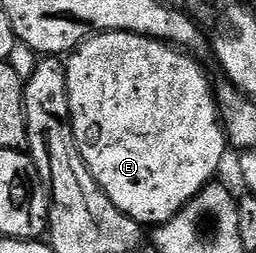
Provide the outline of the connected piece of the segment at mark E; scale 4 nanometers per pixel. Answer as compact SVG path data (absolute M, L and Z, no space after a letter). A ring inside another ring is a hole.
M113 32L97 33L87 38L72 50L66 61L68 106L72 116L72 134L76 140L76 146L80 149L80 154L90 175L94 175L98 187L102 187L102 191L106 191L110 203L114 203L114 207L118 207L118 211L122 211L127 217L137 221L141 227L164 225L170 219L174 219L174 215L178 215L178 211L182 211L182 207L186 207L186 203L190 199L194 199L194 195L198 195L198 191L202 191L205 185L215 178L212 176L219 171L220 164L224 161L226 138L214 100L214 89L210 81L208 85L203 71L195 63L197 64L187 52L177 49L174 45L168 45L165 41L156 41L152 37L143 37L137 33Z

